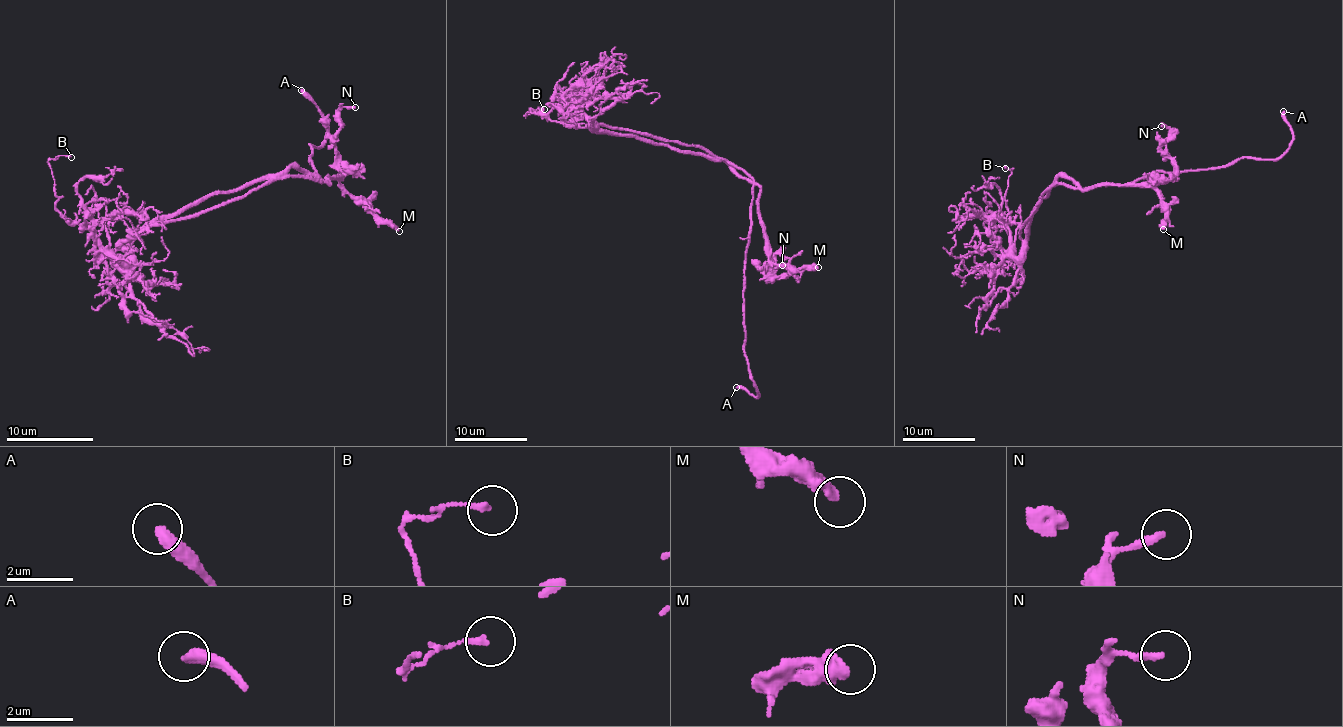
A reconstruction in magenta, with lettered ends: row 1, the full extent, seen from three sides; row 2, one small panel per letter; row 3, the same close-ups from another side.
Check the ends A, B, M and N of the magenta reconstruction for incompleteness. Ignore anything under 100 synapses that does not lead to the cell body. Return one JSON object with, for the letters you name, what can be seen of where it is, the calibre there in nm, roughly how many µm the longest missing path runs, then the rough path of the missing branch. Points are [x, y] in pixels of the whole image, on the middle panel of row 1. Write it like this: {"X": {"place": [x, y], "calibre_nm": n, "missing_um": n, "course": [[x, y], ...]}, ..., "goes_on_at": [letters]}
{"A": {"place": [736, 387], "calibre_nm": 360, "missing_um": 20, "course": [[736, 387], [718, 387], [713, 394], [713, 407], [720, 423]]}, "goes_on_at": ["A"]}

